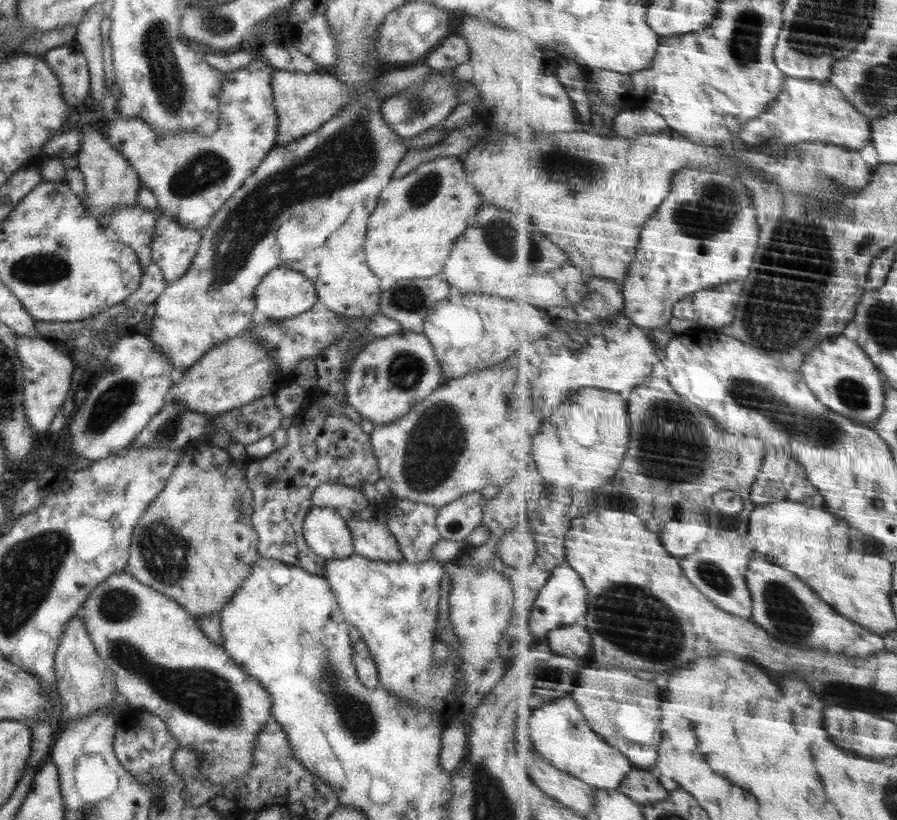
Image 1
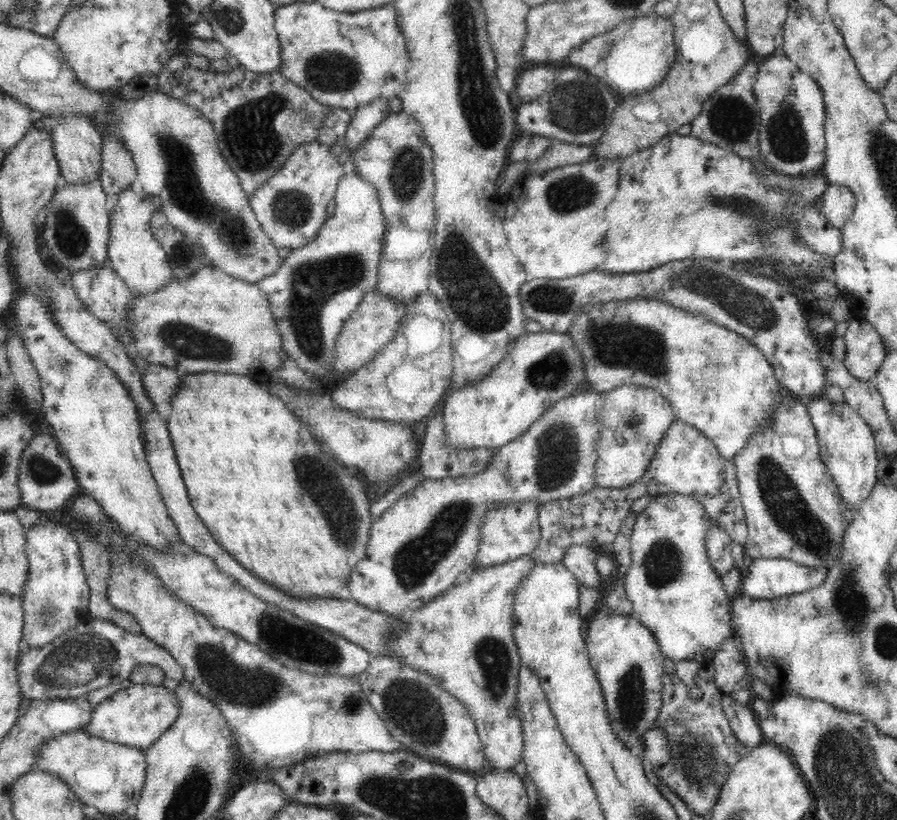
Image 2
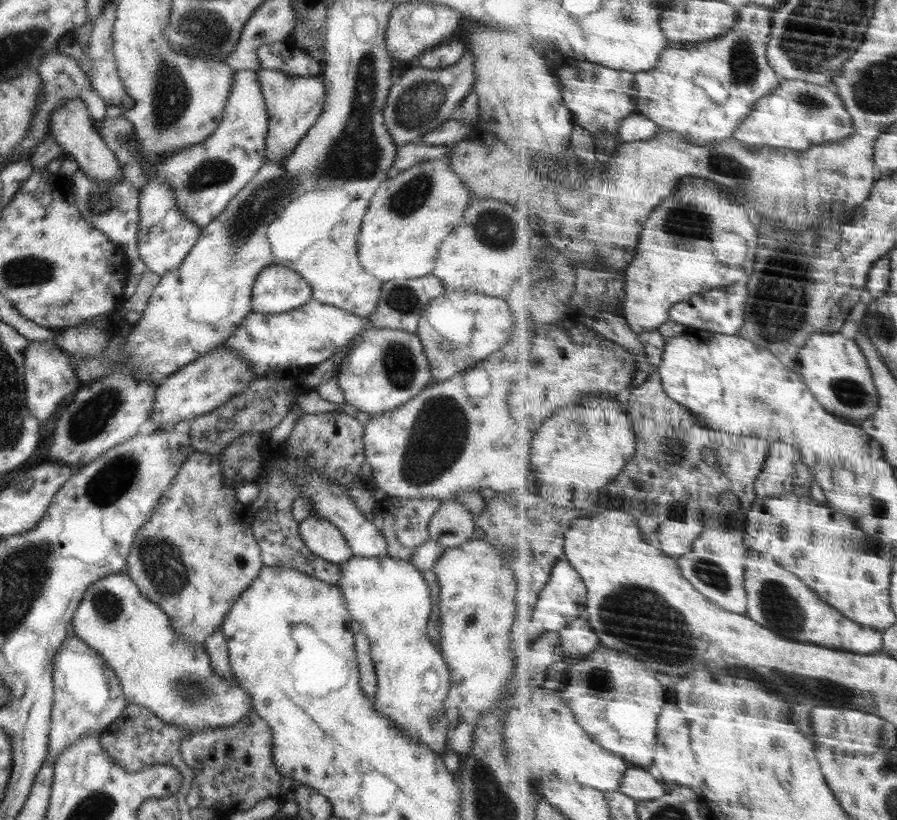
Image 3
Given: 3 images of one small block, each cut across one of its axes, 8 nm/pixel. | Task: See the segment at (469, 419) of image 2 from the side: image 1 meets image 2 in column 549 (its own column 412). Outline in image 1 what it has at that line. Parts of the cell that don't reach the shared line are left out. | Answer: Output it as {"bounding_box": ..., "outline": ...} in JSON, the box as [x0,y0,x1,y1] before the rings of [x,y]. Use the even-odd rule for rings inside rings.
{"bounding_box":[344,330,446,426],"outline":[[[403,330],[385,337],[372,338],[367,343],[366,348],[352,359],[346,382],[344,382],[344,388],[346,389],[348,404],[362,418],[370,420],[373,425],[382,426],[390,424],[390,422],[396,422],[398,418],[408,414],[416,406],[416,403],[428,398],[428,394],[438,390],[445,381],[446,378],[442,375],[442,369],[440,369],[438,359],[436,359],[434,354],[432,343],[426,338],[426,335]]]}

